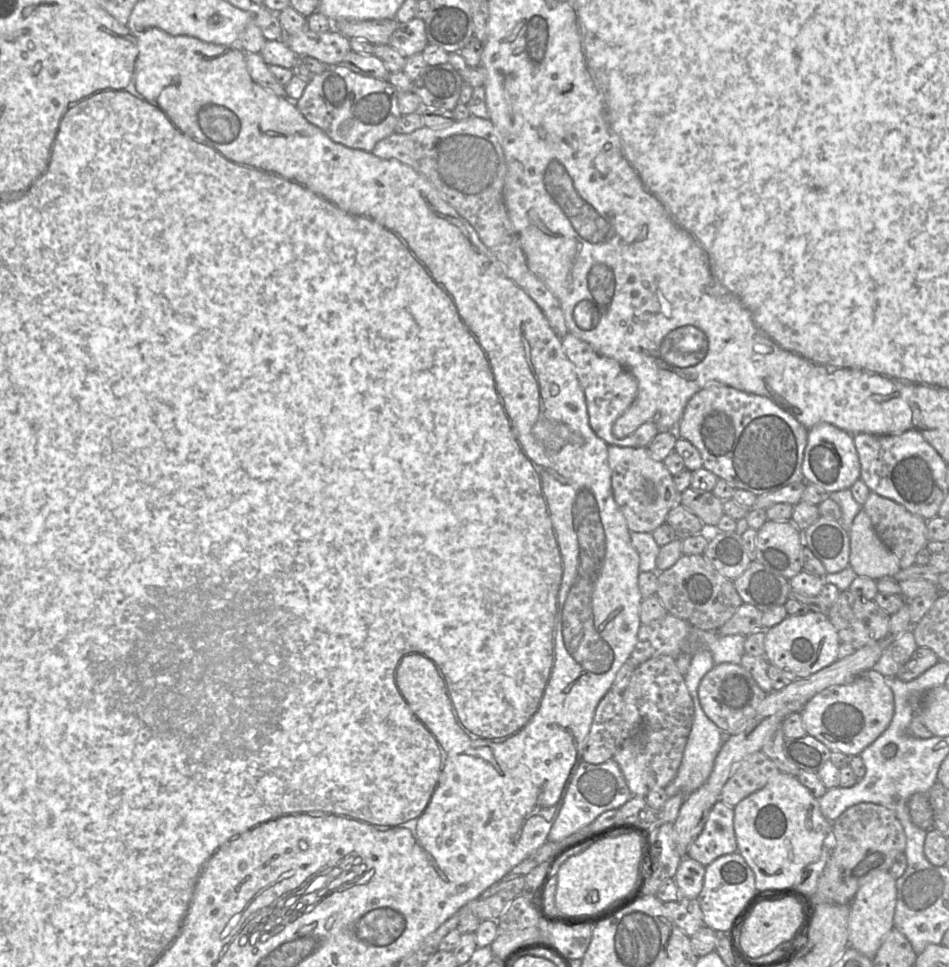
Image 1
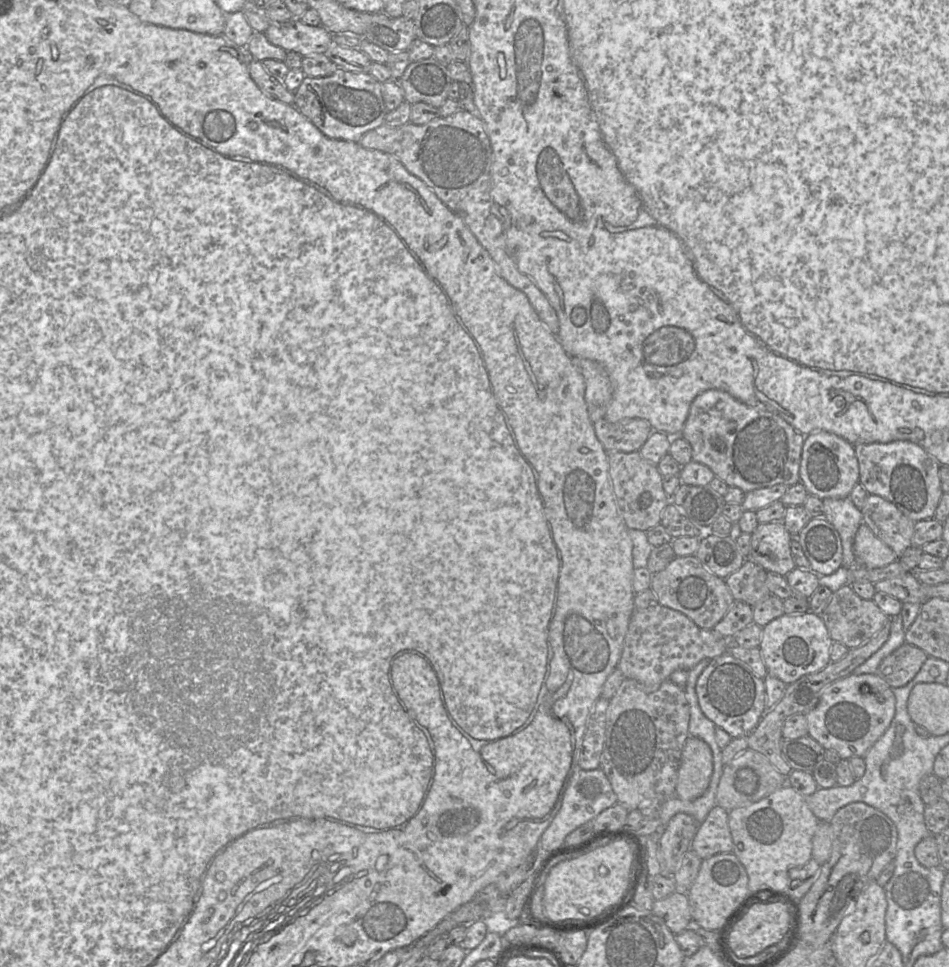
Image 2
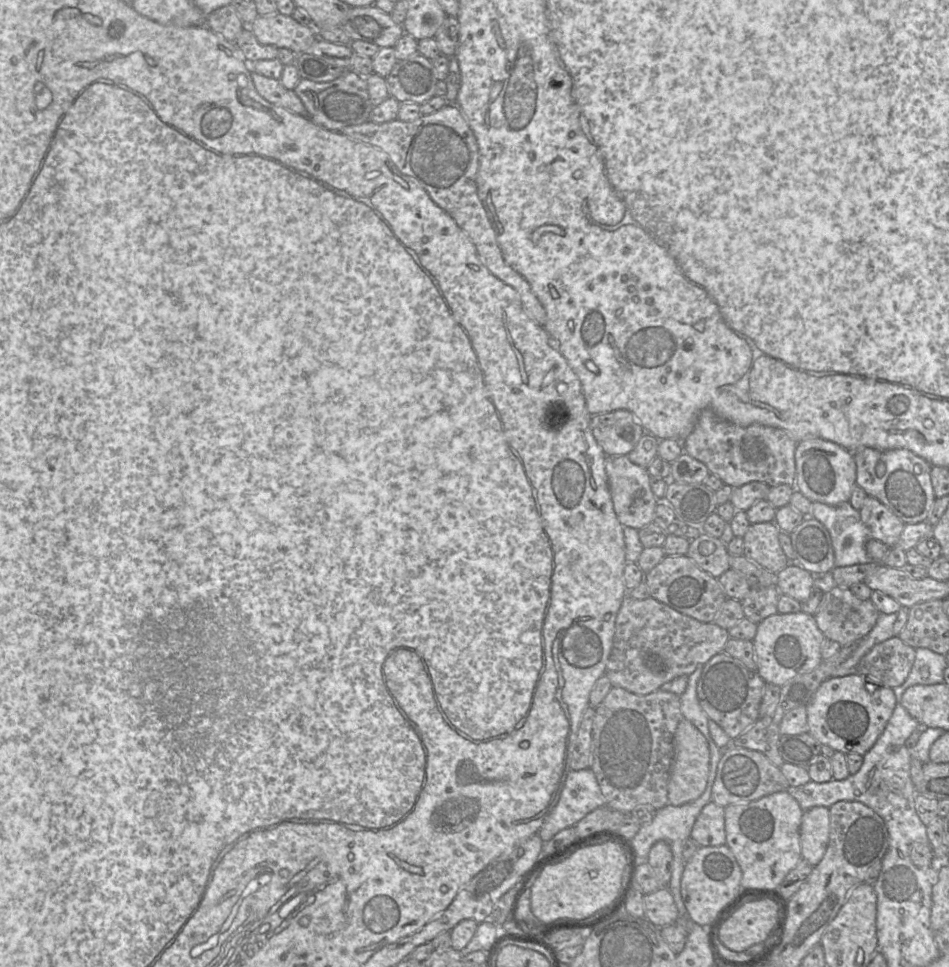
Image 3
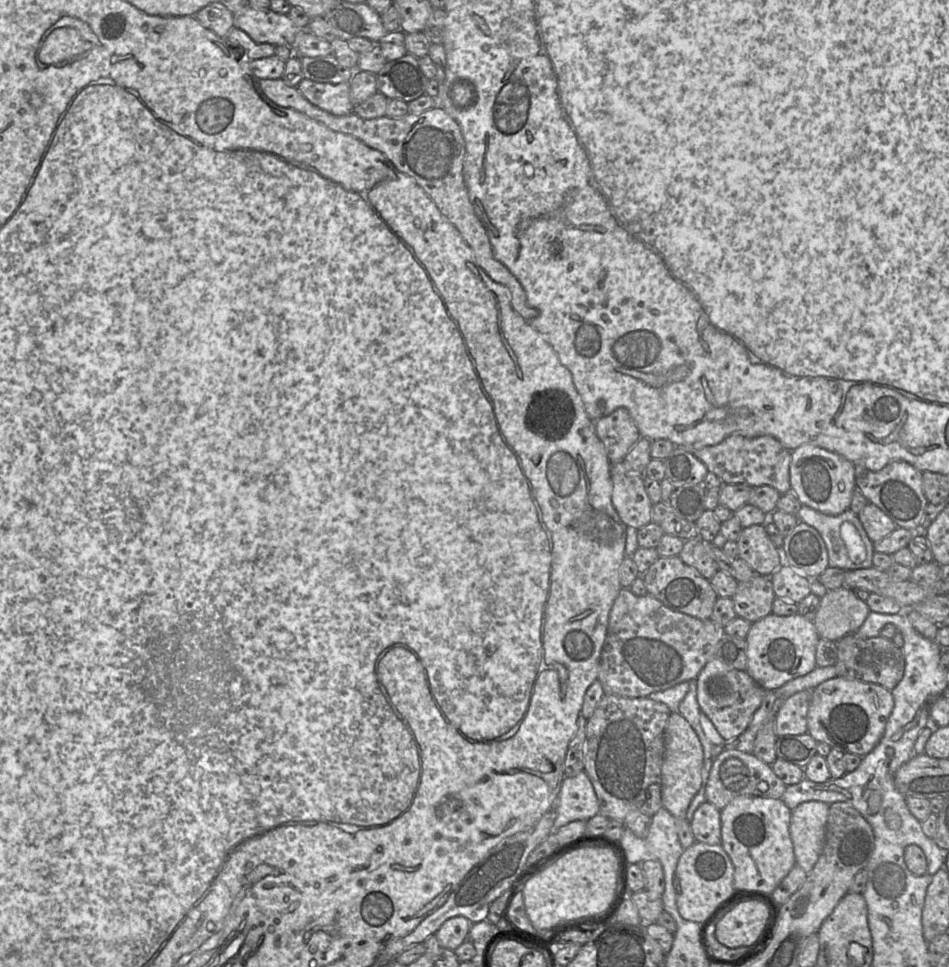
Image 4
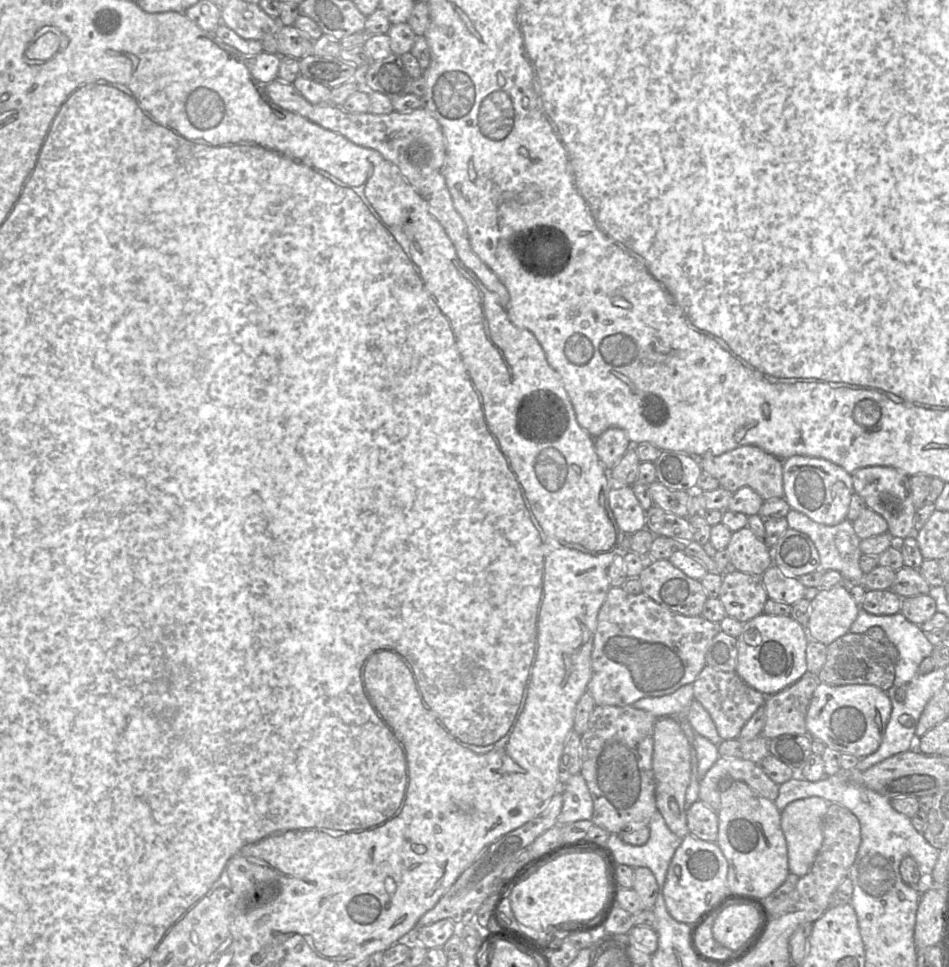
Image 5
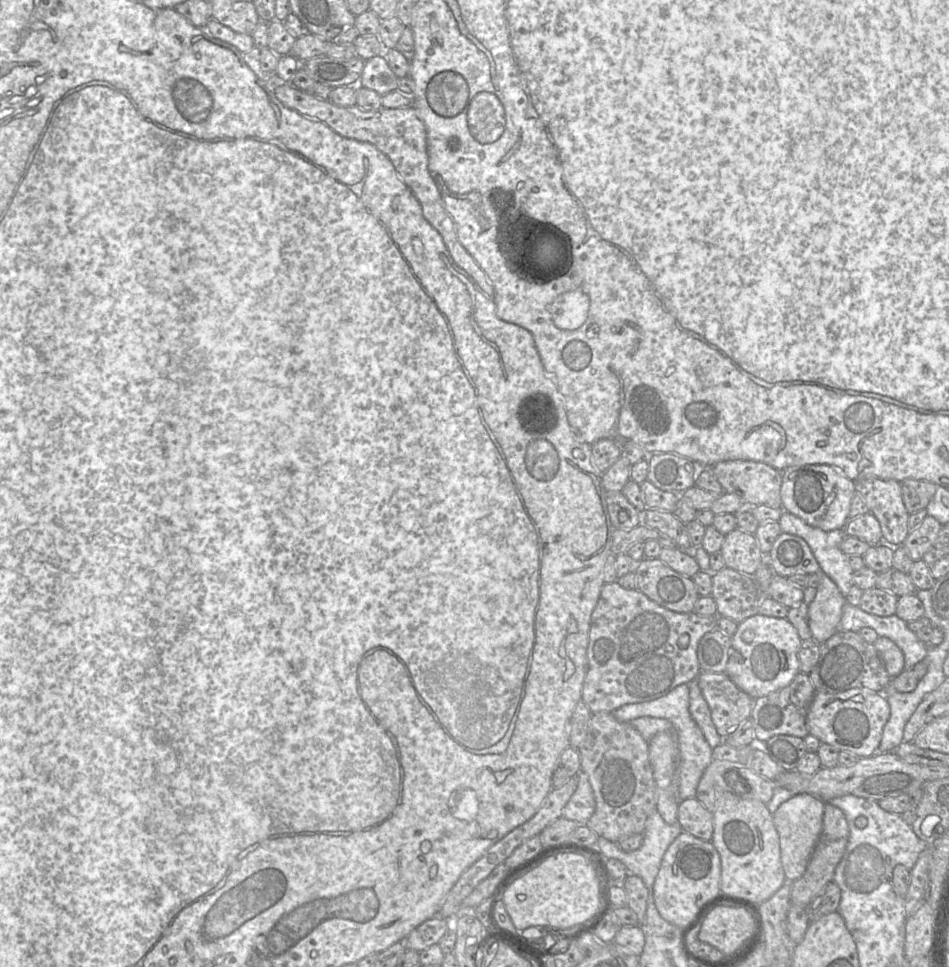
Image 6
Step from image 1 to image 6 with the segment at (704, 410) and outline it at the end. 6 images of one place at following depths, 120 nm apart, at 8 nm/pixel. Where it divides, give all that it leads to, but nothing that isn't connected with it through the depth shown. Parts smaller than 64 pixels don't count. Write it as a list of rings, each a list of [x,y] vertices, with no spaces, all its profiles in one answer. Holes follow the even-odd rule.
[[[726,460],[726,461],[720,461],[711,467],[700,467],[700,468],[712,468],[714,475],[716,476],[717,480],[720,482],[720,484],[723,487],[723,492],[734,493],[740,496],[741,499],[743,500],[744,508],[752,508],[754,506],[761,505],[761,504],[767,505],[772,508],[782,507],[782,499],[781,499],[782,472],[767,463],[760,462],[760,461],[753,461],[753,460]]]

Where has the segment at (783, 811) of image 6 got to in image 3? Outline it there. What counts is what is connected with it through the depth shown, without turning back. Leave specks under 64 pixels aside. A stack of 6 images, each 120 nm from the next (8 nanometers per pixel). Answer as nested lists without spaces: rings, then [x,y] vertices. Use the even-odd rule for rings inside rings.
[[[816,806],[804,811],[800,825],[802,859],[813,867],[823,858],[830,836],[829,808]]]

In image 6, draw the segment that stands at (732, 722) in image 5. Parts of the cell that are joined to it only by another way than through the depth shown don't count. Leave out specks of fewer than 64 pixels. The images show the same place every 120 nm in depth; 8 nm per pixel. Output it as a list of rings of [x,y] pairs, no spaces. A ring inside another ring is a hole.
[[[700,672],[697,680],[713,724],[724,740],[734,728],[751,717],[755,699],[738,688],[725,672]]]

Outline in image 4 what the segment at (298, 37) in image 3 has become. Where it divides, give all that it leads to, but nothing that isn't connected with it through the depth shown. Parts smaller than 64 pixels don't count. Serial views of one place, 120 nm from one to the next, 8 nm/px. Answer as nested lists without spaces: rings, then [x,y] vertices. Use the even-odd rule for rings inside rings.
[[[250,5],[234,15],[234,27],[245,31],[257,43],[274,46],[292,45],[300,30],[287,14],[268,9],[256,9]]]

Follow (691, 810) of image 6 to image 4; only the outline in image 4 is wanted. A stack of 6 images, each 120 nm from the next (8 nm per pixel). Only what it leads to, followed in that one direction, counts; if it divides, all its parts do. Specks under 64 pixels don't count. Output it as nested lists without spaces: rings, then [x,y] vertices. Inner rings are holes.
[[[703,802],[690,821],[690,827],[696,842],[709,845],[721,844],[721,819],[720,812],[710,802]]]

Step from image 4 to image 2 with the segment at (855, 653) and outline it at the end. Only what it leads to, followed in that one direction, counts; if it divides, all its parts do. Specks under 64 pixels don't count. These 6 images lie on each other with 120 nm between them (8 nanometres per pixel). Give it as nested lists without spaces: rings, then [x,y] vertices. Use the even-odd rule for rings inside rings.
[[[904,643],[881,661],[876,675],[892,689],[903,687],[916,676],[927,658],[920,648]]]

